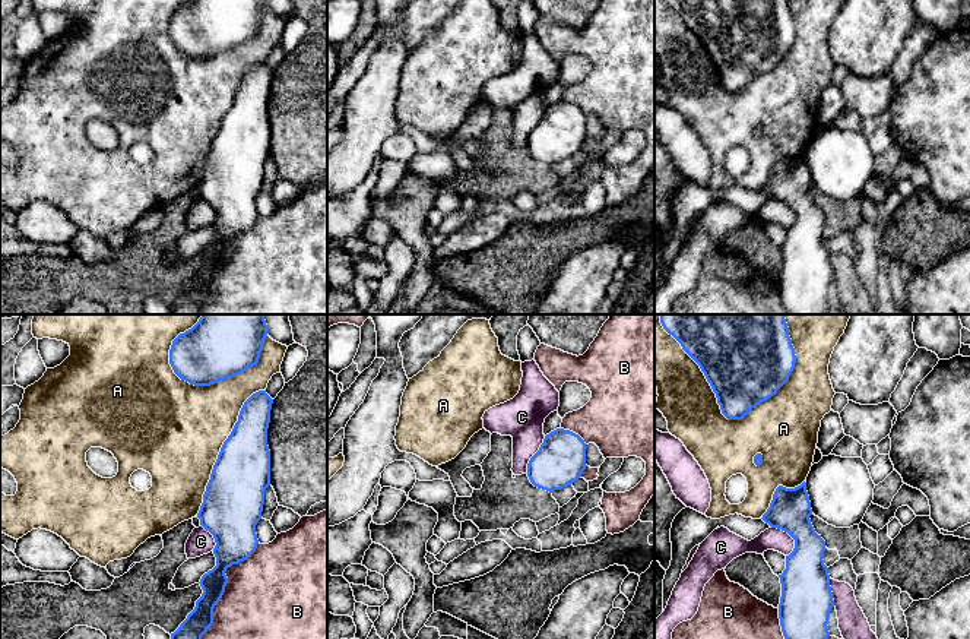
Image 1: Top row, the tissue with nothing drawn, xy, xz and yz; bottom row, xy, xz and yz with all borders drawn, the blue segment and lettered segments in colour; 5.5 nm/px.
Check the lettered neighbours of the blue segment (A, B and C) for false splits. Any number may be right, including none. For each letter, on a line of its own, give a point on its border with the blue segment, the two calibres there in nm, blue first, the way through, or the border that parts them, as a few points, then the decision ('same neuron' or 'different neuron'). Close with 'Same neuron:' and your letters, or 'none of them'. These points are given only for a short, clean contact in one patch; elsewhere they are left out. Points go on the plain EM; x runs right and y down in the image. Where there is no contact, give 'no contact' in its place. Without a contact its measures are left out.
A: contact yz (720, 81); calibres 400 and 320 nm; different neuron
B: contact xy (224, 261); calibres 200 and 480 nm; different neuron
C: contact yz (791, 208); calibres 260 and 120 nm; different neuron
Same neuron: none of them

